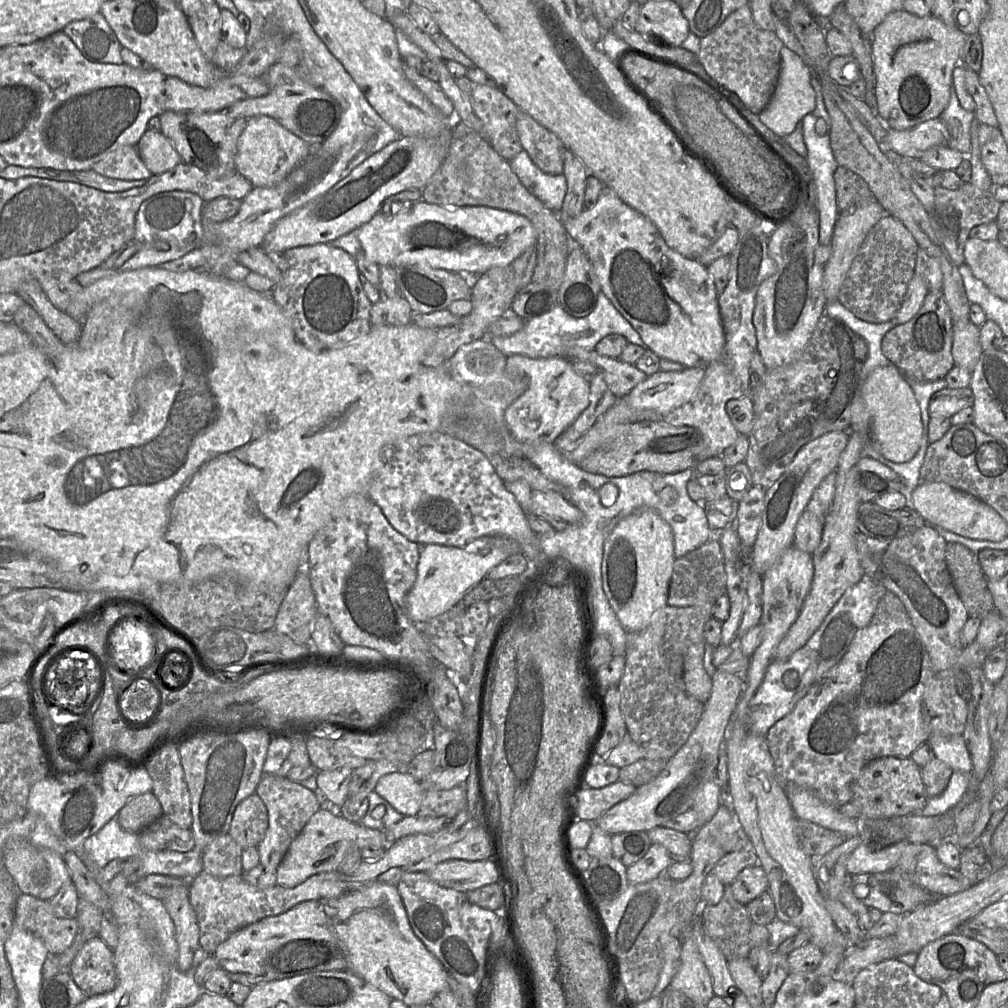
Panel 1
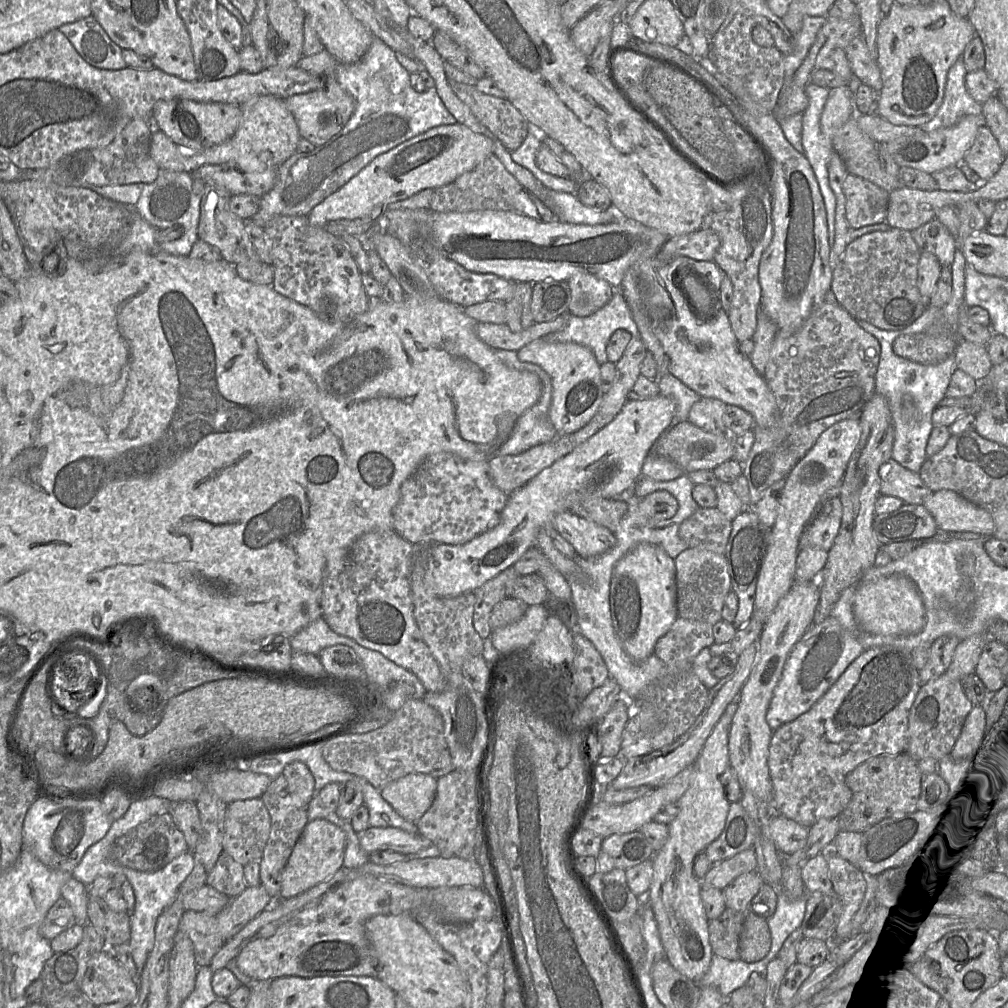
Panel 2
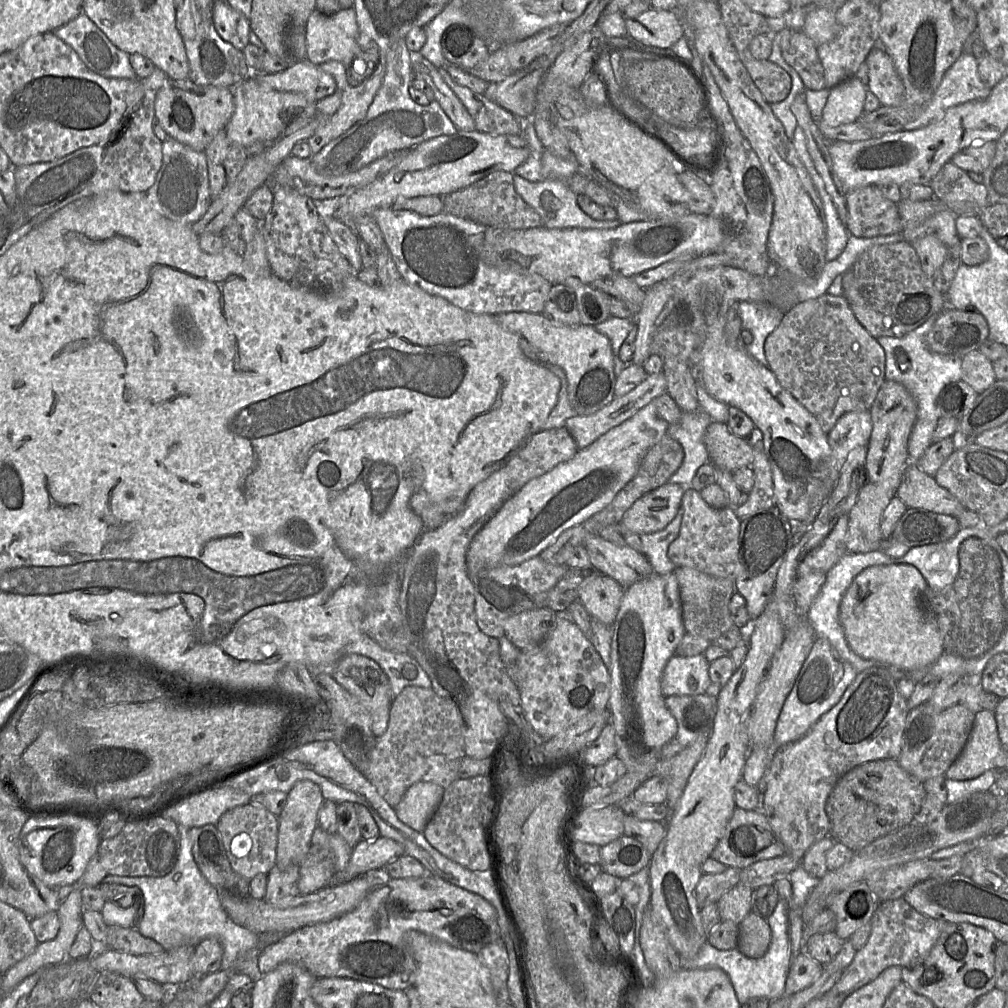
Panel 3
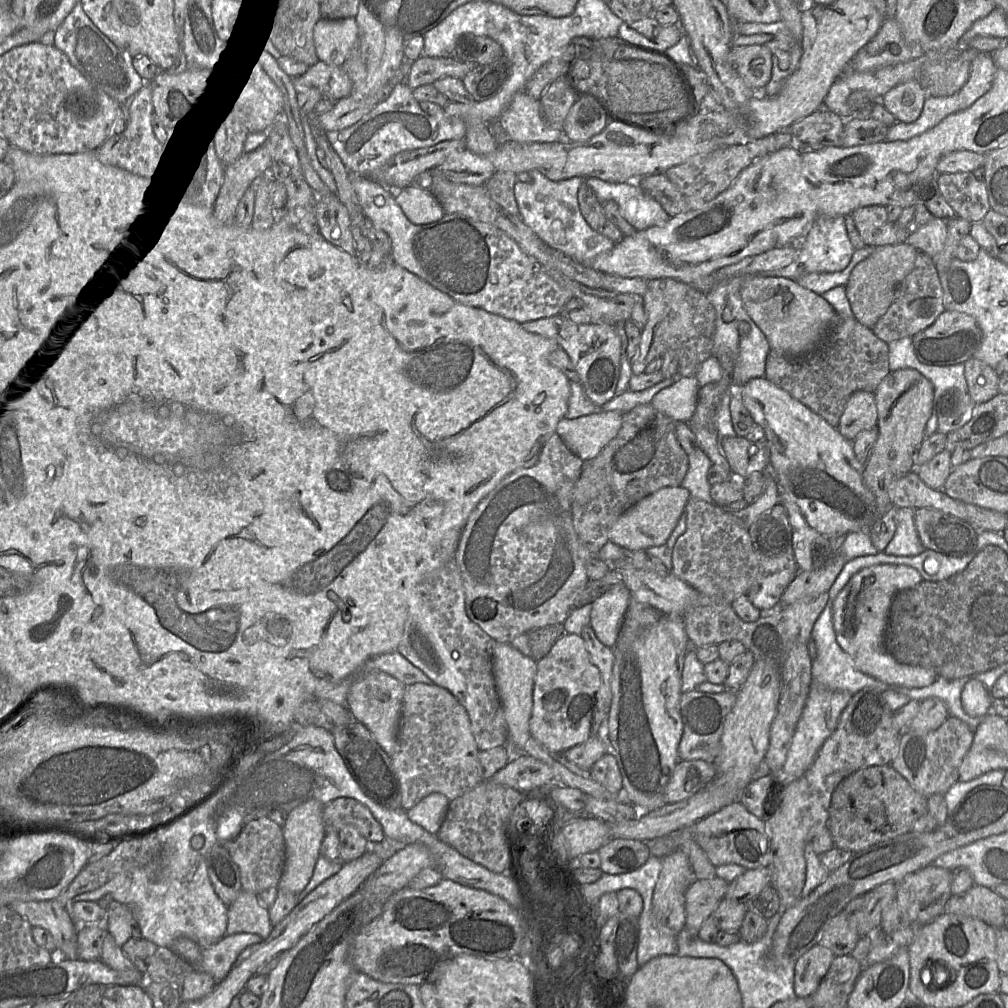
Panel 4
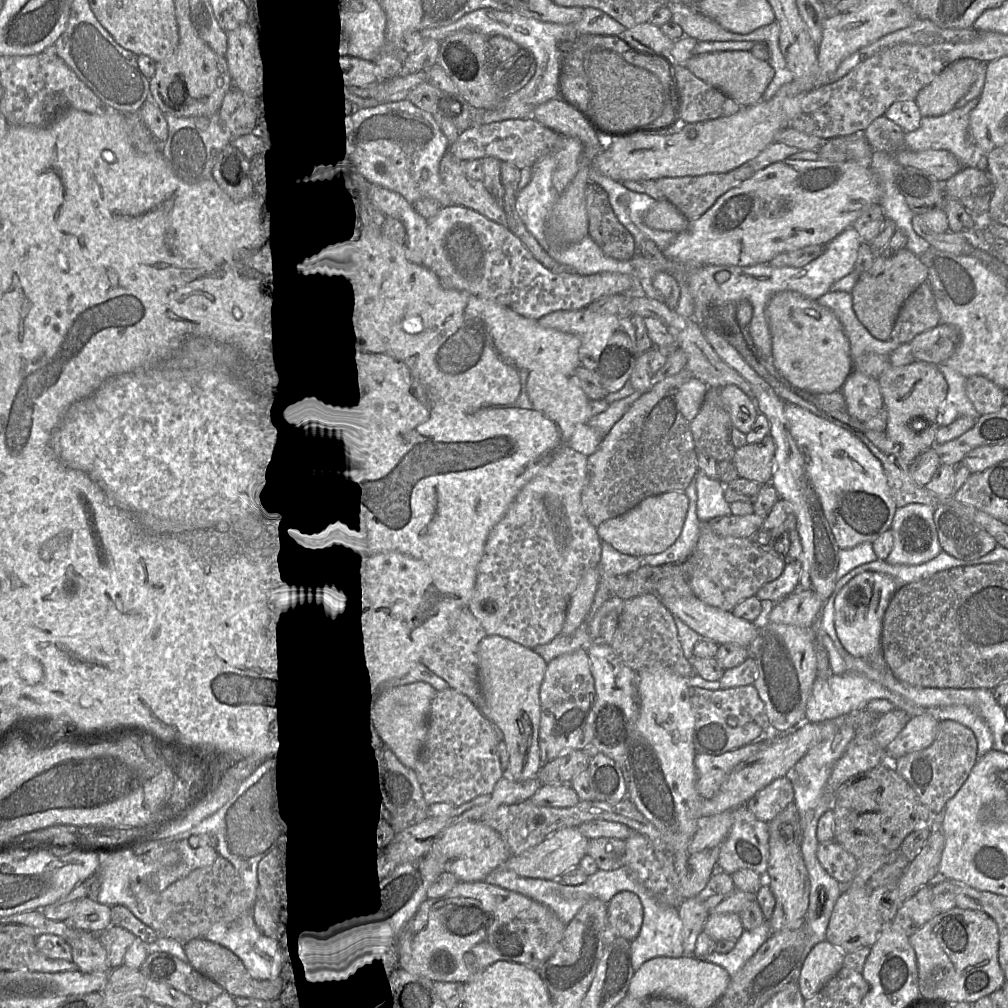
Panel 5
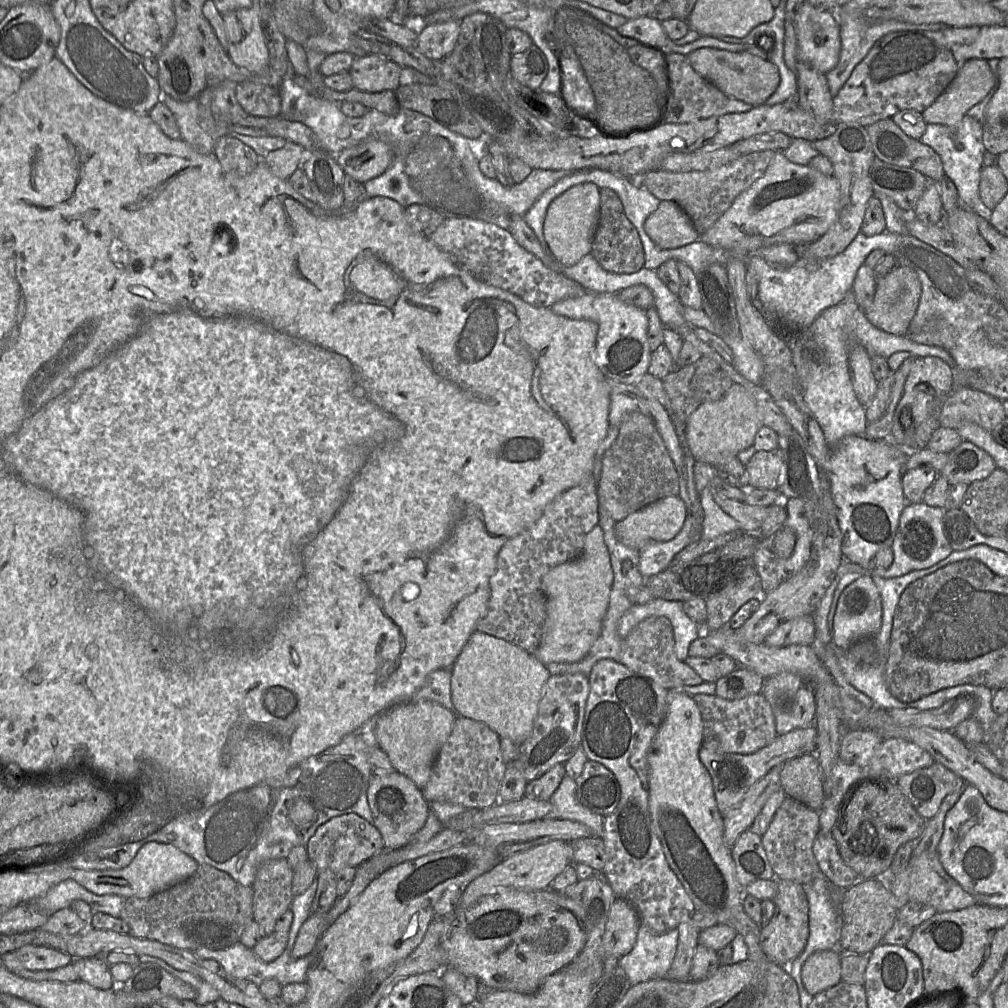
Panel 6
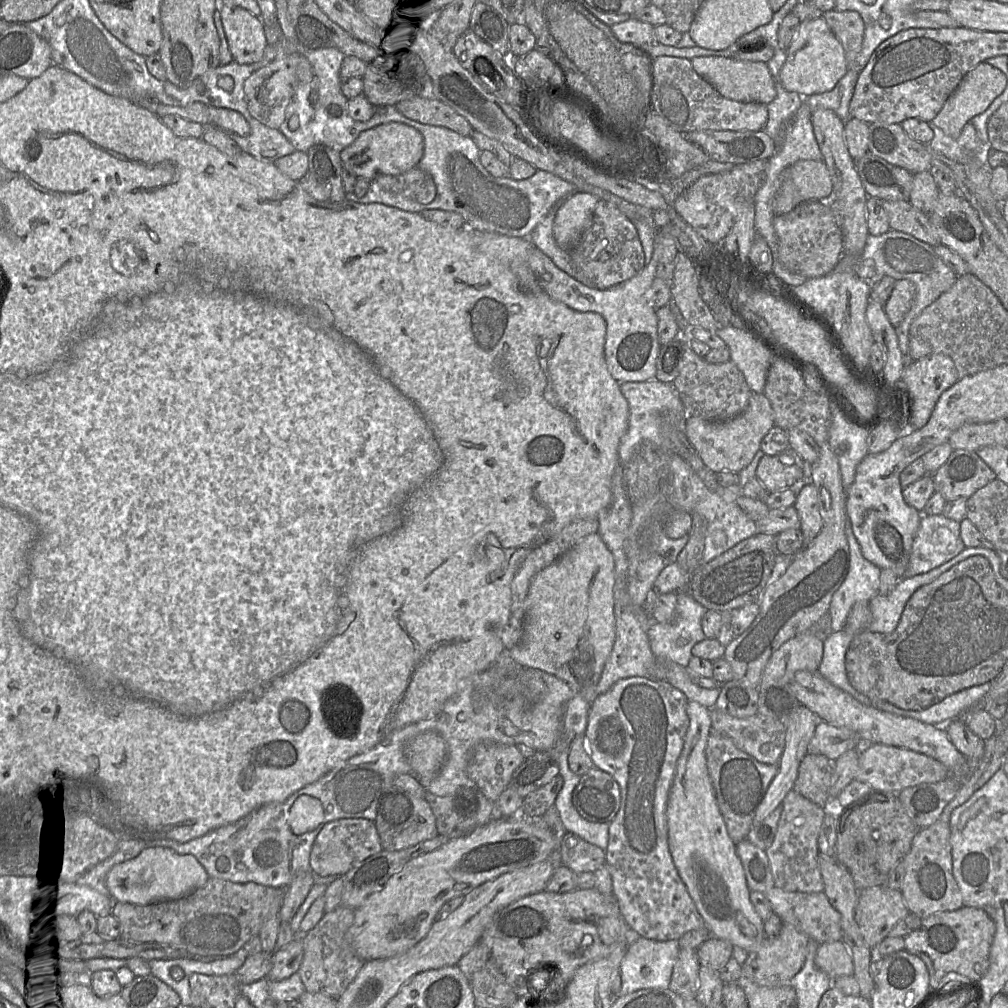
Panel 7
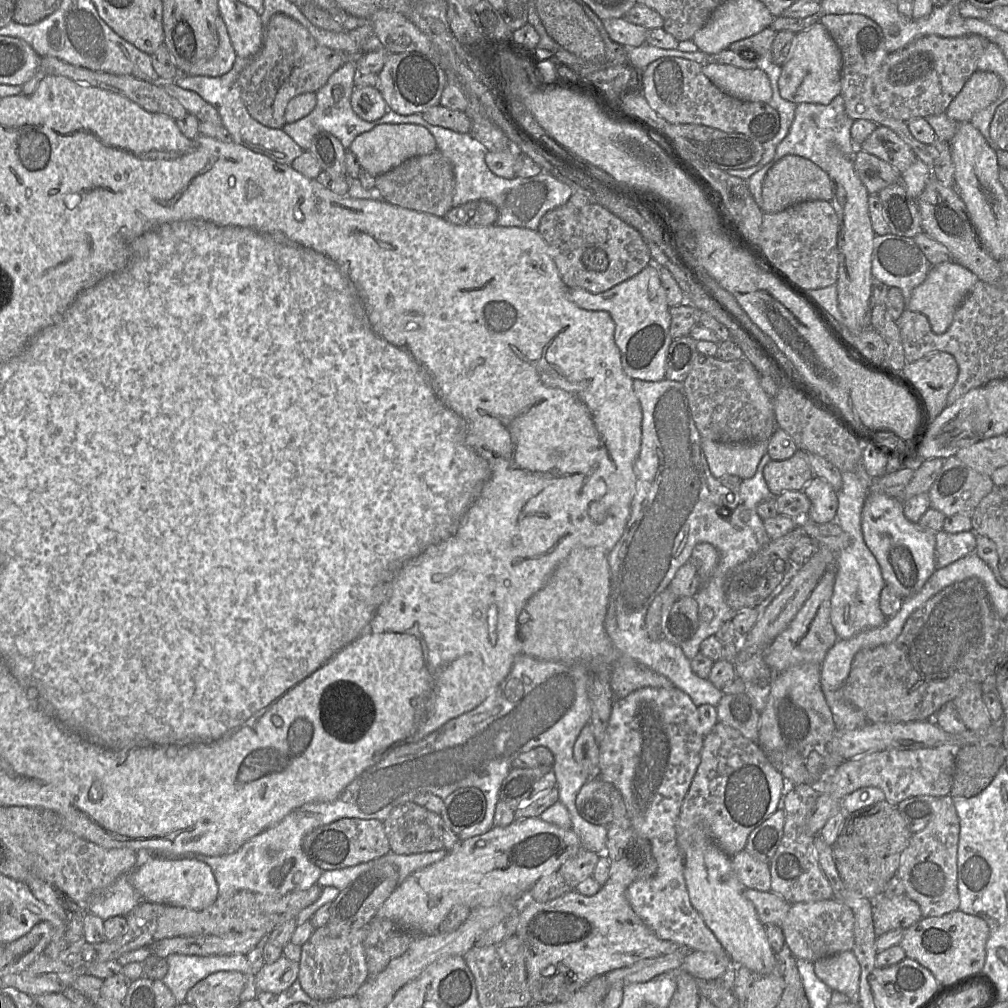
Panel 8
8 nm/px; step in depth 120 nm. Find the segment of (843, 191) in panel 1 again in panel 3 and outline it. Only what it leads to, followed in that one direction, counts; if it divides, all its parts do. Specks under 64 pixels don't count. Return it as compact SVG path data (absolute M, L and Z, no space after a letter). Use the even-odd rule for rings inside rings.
M869 185L845 193L849 234L873 238L901 233L903 230L897 205L886 198L880 188Z

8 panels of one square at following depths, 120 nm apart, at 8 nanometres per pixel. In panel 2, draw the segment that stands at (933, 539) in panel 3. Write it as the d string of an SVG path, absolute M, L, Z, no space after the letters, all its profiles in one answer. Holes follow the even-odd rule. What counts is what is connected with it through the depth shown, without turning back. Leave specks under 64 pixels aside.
M904 504L898 510L876 514L872 524L877 541L892 544L910 540L930 540L939 532L933 516L923 505Z

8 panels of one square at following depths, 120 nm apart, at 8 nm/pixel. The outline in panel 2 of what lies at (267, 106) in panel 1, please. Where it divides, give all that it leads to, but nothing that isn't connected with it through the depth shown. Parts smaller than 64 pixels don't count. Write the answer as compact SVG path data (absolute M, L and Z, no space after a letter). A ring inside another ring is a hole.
M335 77L321 78L322 86L314 91L292 95L285 98L286 107L293 114L300 136L315 146L325 144L342 130L355 110L355 100L344 88L339 89Z

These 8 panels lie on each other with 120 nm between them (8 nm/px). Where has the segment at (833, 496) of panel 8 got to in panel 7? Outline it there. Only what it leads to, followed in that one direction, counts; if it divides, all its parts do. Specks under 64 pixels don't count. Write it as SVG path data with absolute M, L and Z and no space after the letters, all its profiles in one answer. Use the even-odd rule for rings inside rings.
M801 483L797 488L797 498L794 507L801 521L801 533L804 547L818 536L823 524L820 513L820 497L813 483Z

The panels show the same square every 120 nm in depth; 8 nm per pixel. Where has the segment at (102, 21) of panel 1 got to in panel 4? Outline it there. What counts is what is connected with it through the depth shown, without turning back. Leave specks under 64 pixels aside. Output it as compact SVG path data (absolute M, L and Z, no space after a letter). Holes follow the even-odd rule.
M81 3L54 31L54 46L63 52L70 63L95 87L123 104L145 84L133 67L133 57L116 47L85 14Z

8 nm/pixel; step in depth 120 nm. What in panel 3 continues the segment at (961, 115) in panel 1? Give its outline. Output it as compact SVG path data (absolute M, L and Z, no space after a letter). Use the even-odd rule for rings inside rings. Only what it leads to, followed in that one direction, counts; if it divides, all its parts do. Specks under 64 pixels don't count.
M977 29L972 32L965 40L960 56L946 71L930 101L925 105L923 110L914 120L905 125L903 130L912 131L924 128L940 119L951 107L970 101L983 100L989 96L992 88L987 86L982 81L978 72L979 62L971 54L971 47L975 41L980 41Z

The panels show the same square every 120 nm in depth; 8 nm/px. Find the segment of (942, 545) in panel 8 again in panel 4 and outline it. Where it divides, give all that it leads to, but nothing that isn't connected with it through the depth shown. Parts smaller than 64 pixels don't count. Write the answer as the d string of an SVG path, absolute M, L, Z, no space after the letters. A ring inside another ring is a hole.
M900 508L895 535L884 552L893 556L917 556L926 549L915 528L914 508Z

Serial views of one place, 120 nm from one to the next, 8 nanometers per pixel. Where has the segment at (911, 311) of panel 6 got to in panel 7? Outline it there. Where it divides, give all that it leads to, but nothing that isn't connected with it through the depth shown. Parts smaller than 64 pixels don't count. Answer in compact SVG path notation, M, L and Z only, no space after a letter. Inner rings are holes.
M907 279L896 280L893 290L883 306L890 323L898 326L913 306L916 297L915 284Z

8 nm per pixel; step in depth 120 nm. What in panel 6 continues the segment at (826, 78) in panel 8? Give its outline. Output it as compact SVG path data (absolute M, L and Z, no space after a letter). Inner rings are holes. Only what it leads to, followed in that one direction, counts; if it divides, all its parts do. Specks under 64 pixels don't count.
M804 1L794 23L798 59L826 74L839 61L840 26L833 14L814 8Z

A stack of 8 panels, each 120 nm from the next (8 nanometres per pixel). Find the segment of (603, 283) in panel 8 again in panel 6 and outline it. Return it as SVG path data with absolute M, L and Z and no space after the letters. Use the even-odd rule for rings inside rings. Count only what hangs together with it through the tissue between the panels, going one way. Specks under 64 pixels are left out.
M608 188L599 189L599 194L599 221L590 253L600 266L608 272L635 273L644 266L644 252L639 235L634 226L626 218L617 195Z

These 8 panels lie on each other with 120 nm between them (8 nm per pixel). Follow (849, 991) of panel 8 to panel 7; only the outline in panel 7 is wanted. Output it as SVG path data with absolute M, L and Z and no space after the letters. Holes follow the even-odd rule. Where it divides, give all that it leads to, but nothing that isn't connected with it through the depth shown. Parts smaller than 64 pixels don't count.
M842 940L819 945L814 961L817 968L831 979L854 975L852 956Z

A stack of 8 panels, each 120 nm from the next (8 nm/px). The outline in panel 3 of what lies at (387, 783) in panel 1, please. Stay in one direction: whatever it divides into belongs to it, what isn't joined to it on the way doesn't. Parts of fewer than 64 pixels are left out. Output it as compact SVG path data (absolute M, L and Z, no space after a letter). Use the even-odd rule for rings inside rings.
M416 782L395 807L399 819L414 830L424 832L439 804L445 788L435 782Z

